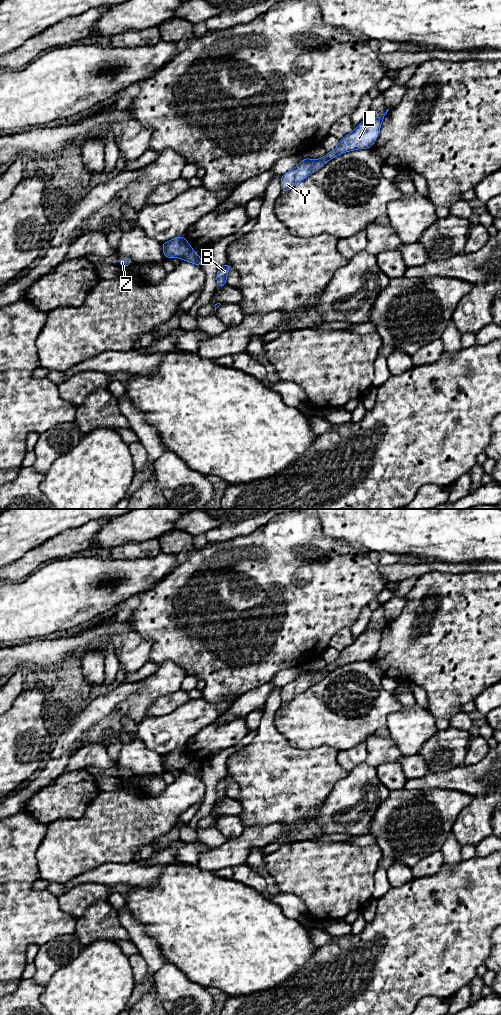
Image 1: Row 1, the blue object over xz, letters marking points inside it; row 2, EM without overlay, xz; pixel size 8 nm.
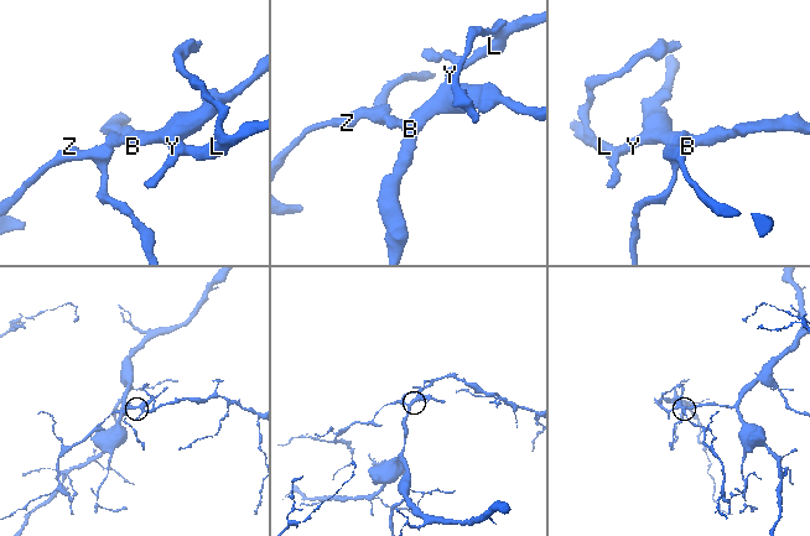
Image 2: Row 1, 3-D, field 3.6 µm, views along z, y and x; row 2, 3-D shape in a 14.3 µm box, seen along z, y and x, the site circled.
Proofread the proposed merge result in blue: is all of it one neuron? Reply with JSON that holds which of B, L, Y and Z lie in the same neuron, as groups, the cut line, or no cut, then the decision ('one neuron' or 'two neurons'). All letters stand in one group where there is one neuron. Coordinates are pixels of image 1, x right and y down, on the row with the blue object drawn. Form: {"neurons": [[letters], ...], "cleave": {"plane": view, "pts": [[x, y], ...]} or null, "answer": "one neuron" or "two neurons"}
{"neurons": [["B", "L", "Y"], ["Z"]], "cleave": {"plane": "xz", "pts": [[192, 248], [181, 258]]}, "answer": "two neurons"}

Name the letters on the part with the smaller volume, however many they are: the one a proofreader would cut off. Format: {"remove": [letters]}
{"remove": ["Z"]}

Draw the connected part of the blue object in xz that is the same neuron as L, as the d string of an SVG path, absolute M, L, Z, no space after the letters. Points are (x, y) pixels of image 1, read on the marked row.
M388 110L380 117L366 116L350 134L340 139L338 146L333 151L327 152L324 157L308 159L304 155L303 160L294 169L281 176L281 192L287 193L294 184L305 180L321 166L345 152L357 149L371 149L379 135L381 124Z

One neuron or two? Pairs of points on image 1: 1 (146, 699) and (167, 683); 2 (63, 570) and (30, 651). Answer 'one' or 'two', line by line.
1: one
2: two

